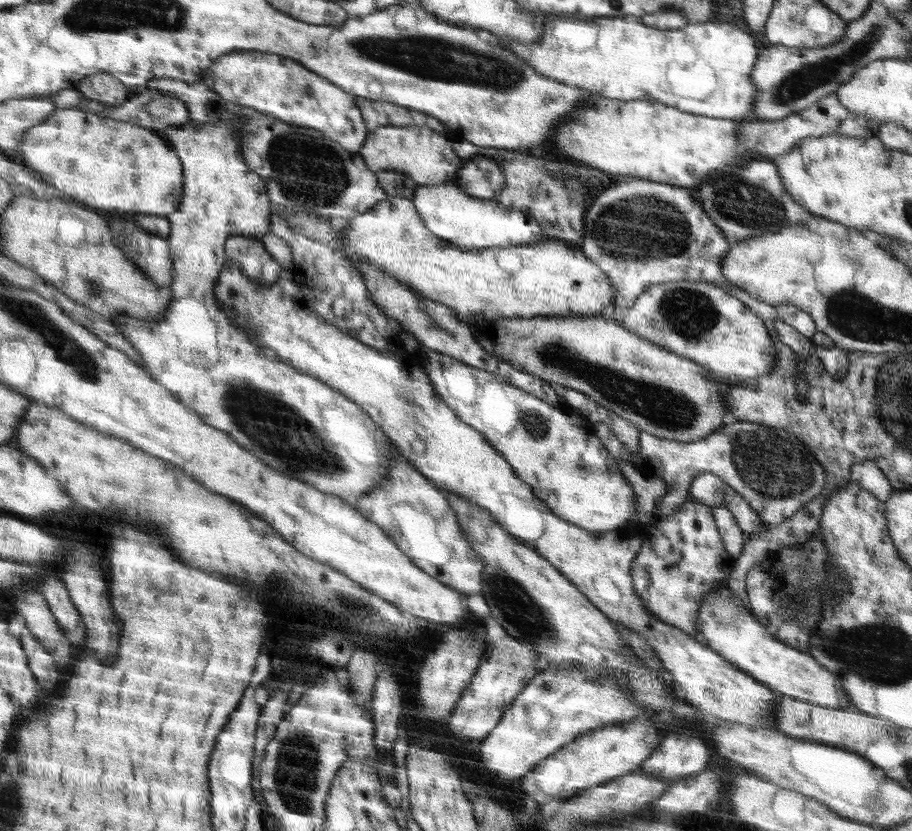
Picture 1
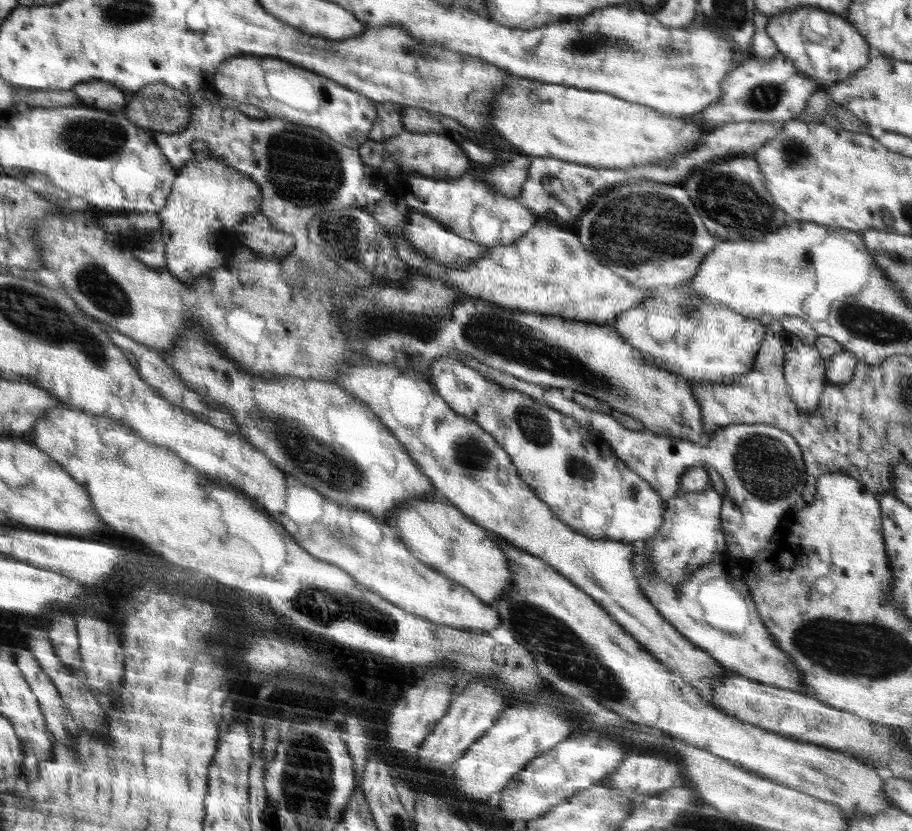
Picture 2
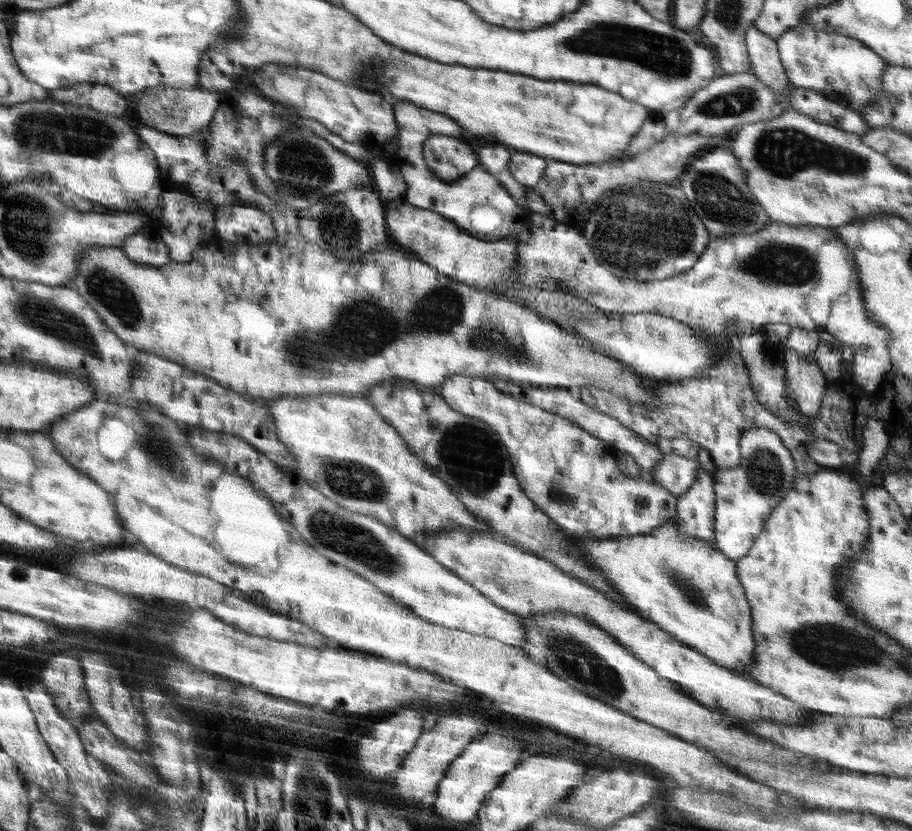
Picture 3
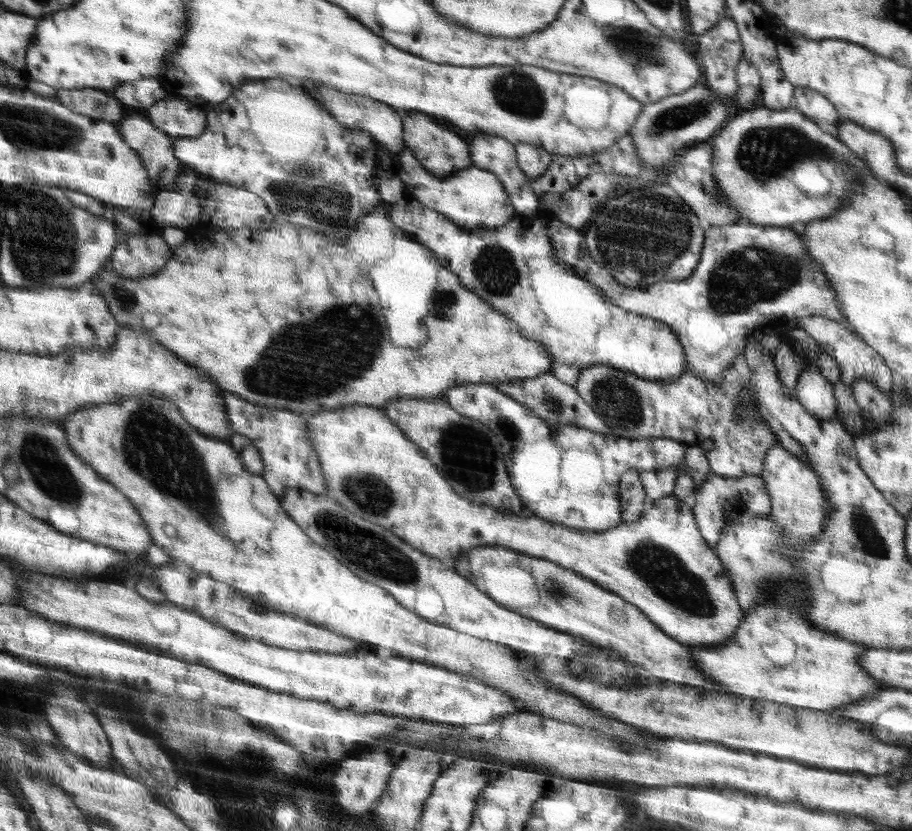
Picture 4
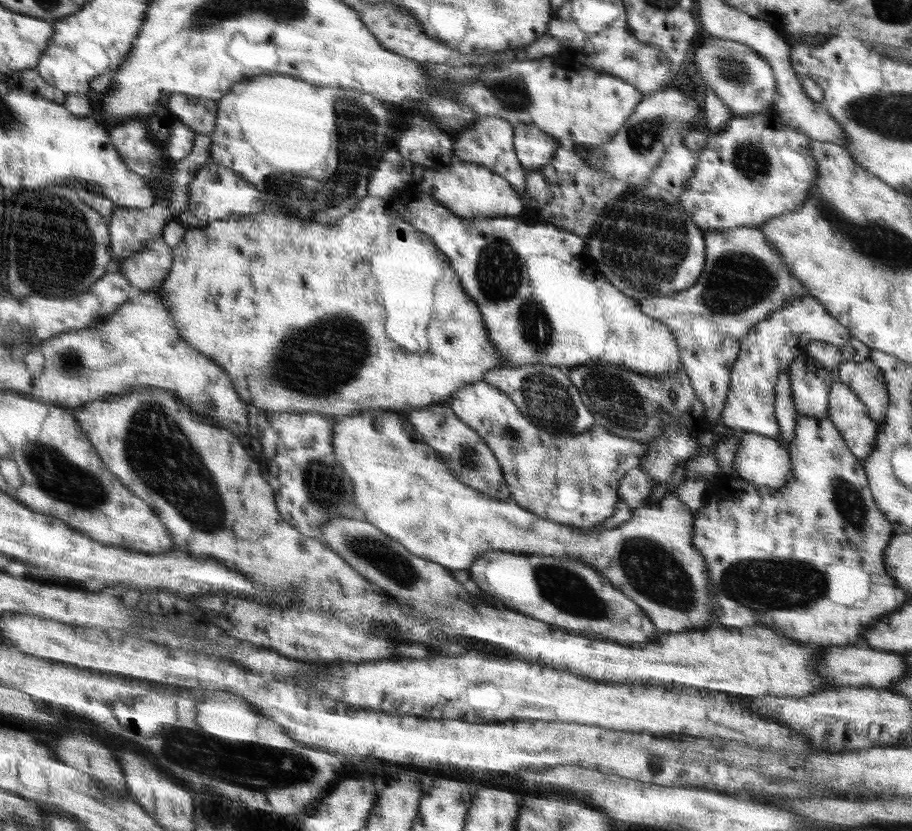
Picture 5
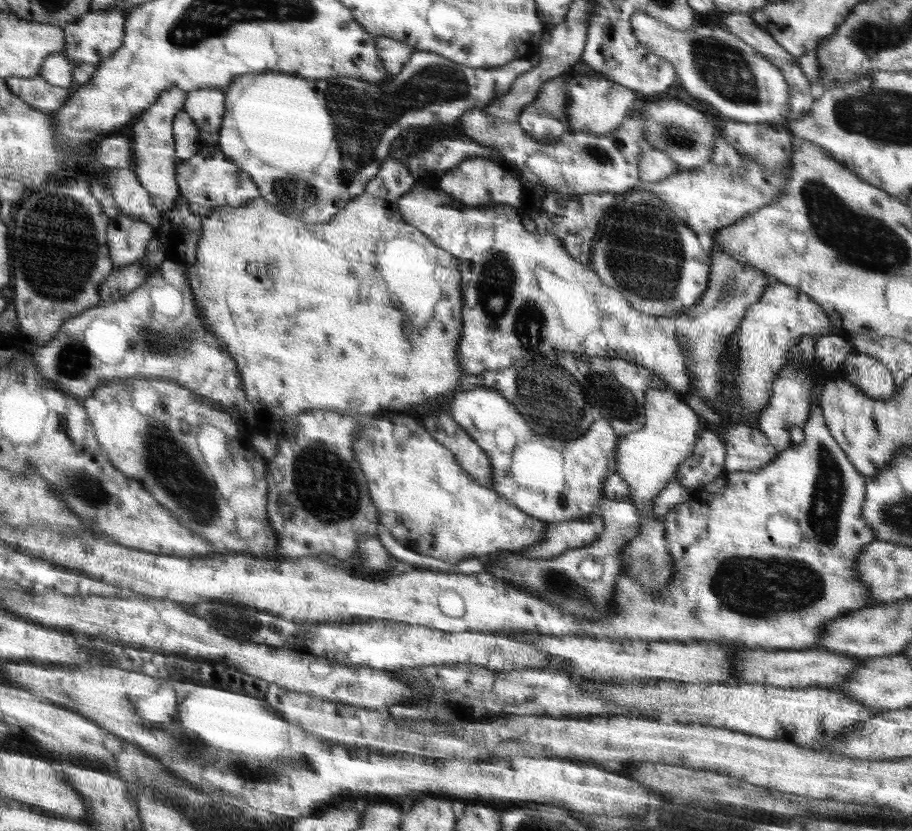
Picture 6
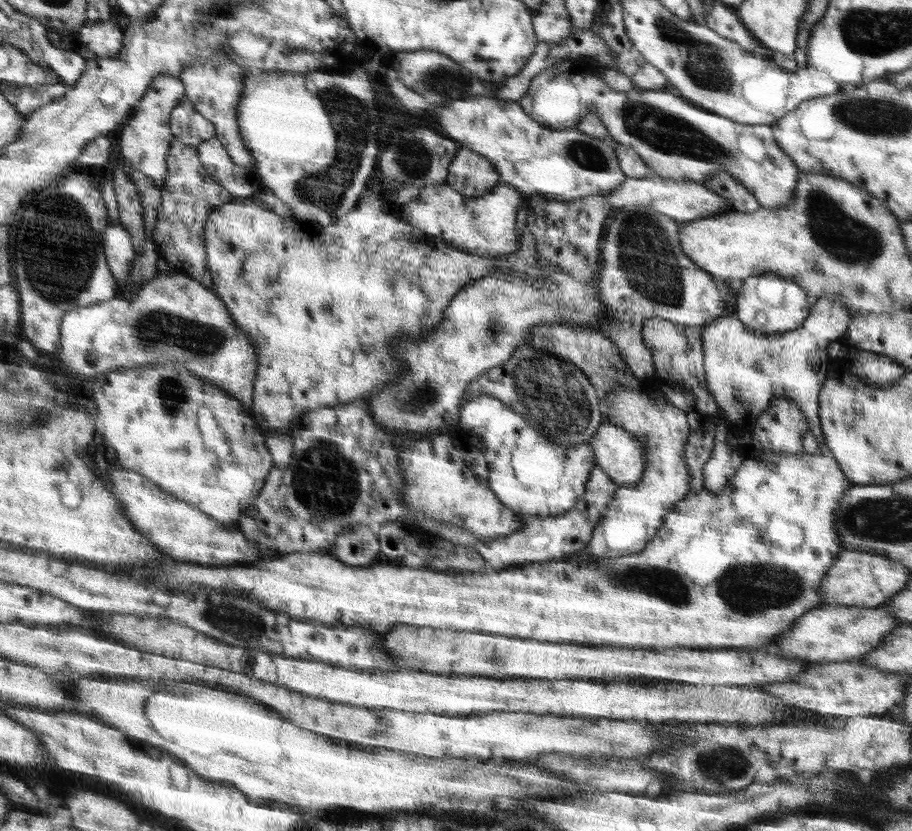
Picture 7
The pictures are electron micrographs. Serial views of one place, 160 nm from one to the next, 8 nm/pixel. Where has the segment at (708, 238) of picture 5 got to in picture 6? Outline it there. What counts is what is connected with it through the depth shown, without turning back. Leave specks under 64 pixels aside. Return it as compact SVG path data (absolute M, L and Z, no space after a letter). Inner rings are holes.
M712 246L708 287L692 308L674 314L677 340L684 340L686 350L693 355L693 373L701 394L700 398L711 409L721 411L721 404L717 402L719 358L724 354L724 348L729 347L729 343L738 333L747 308L758 302L764 289L768 289L768 286L774 283L776 280L768 277L764 271L742 264L734 260L731 254L724 253L720 247Z

